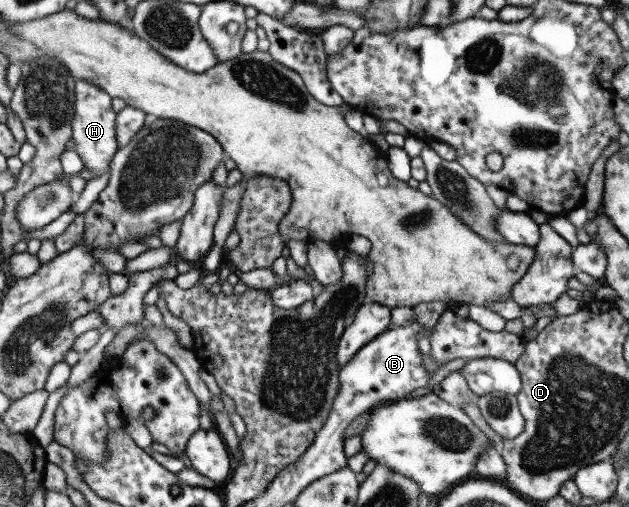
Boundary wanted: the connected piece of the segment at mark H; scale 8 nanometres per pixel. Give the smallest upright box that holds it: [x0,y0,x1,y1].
[71,81,116,180]

